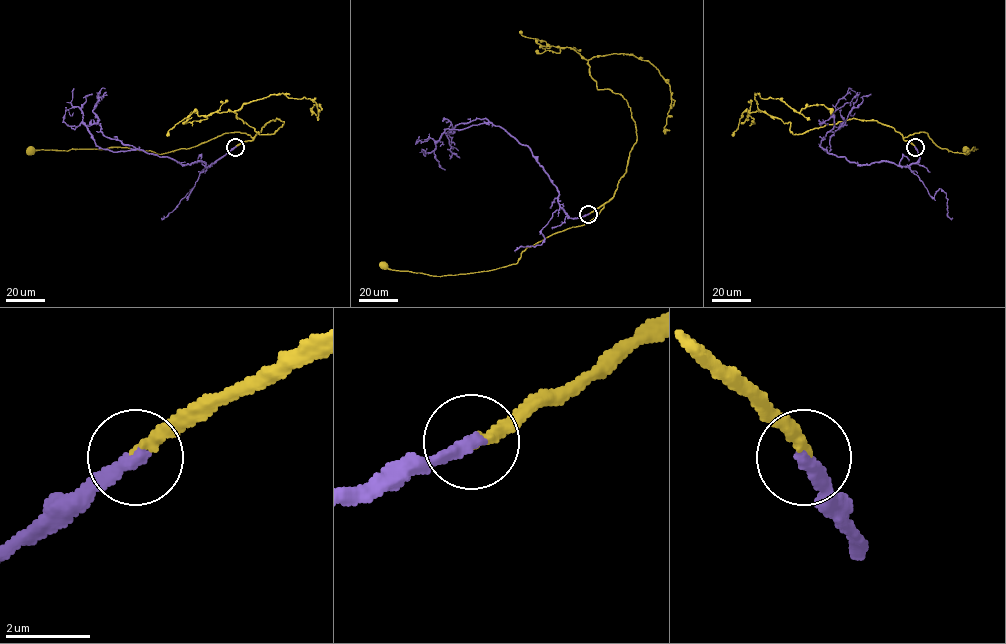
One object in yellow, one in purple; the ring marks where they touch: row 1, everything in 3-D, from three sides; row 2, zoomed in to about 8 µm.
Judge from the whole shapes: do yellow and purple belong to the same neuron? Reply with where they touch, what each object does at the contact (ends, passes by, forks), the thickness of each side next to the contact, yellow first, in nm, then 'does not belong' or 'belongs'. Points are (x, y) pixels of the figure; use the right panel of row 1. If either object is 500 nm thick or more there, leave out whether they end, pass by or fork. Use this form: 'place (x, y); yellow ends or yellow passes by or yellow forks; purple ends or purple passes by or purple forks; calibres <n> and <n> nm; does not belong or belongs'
place (915, 147); yellow ends; purple ends; calibres 240 and 360 nm; belongs

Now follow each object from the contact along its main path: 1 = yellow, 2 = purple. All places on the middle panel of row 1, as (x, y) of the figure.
1: (588, 214), (605, 203), (587, 223), (546, 237), (527, 247), (517, 263), (495, 269), (433, 276), (383, 265)
2: (588, 213), (570, 218), (531, 150), (500, 126), (486, 123), (446, 128), (425, 156), (427, 148)

